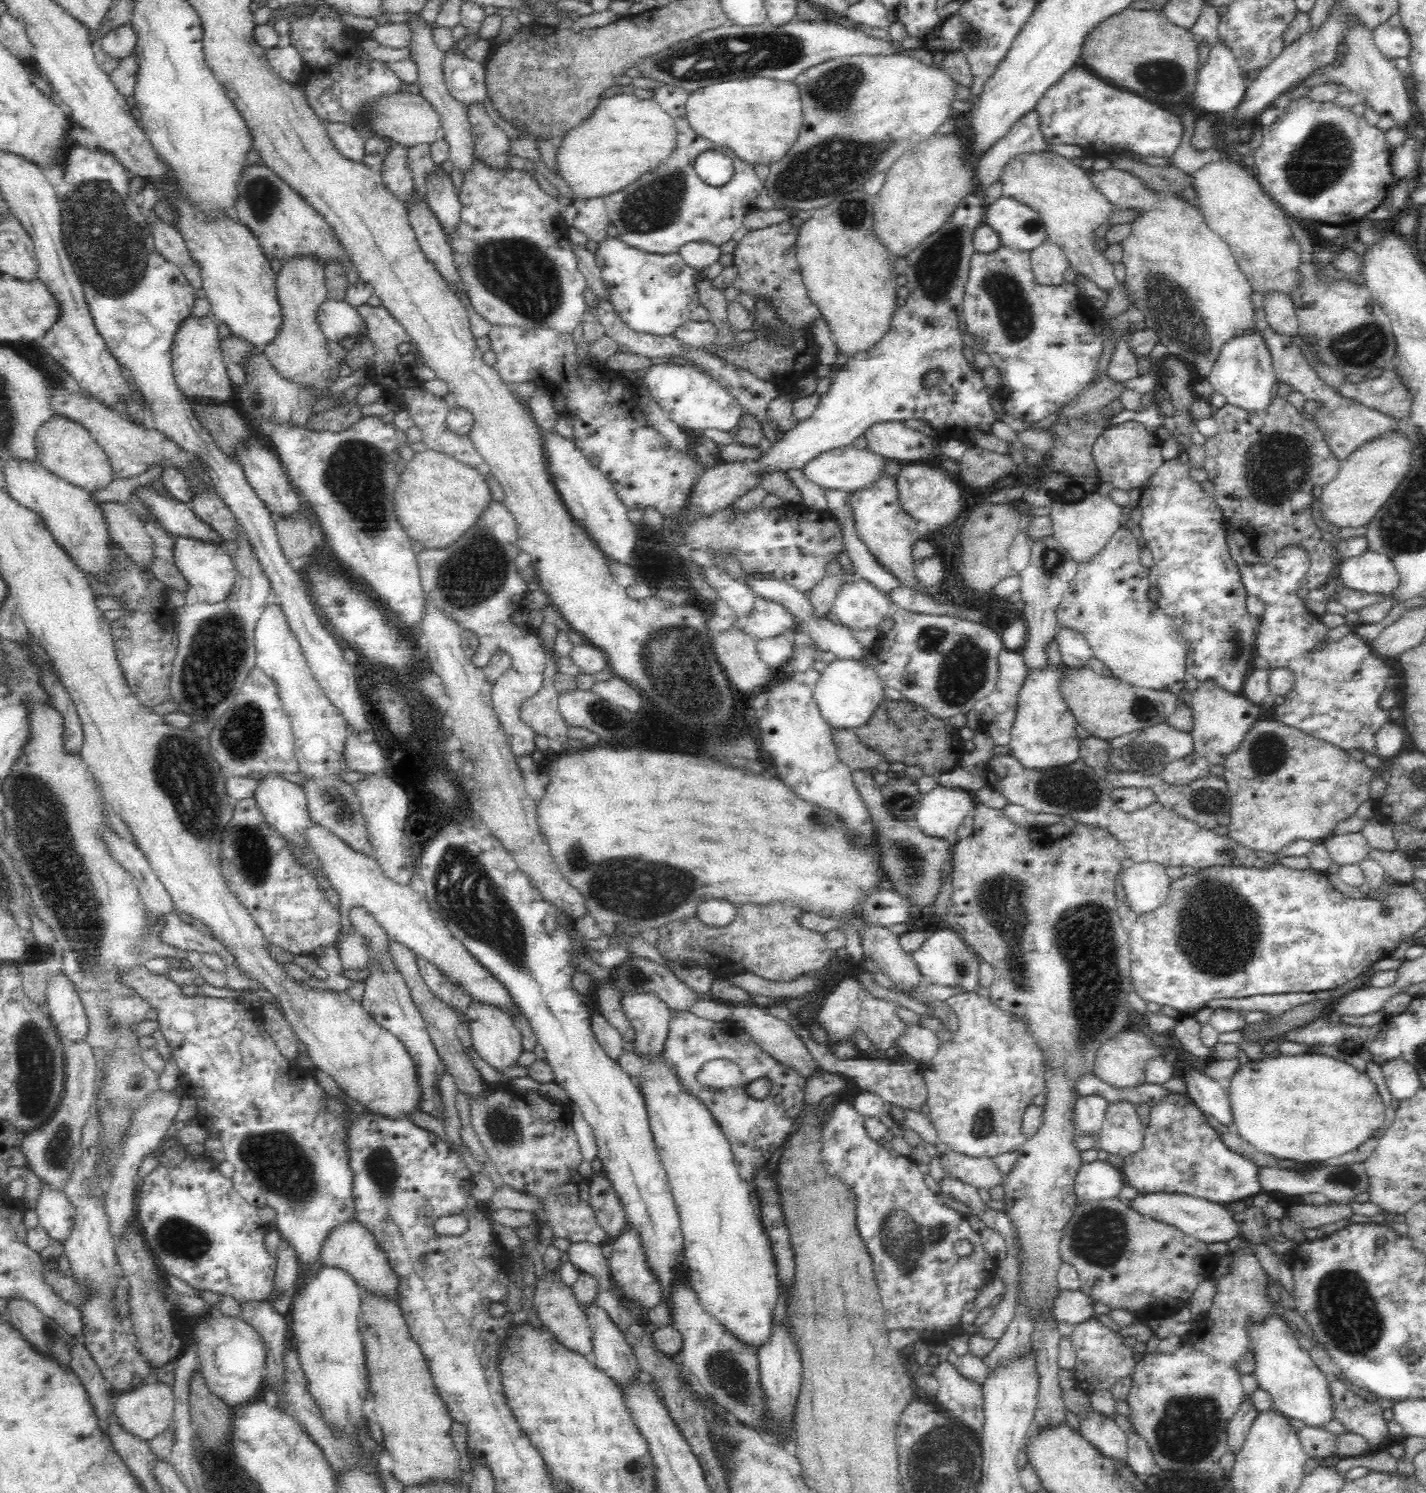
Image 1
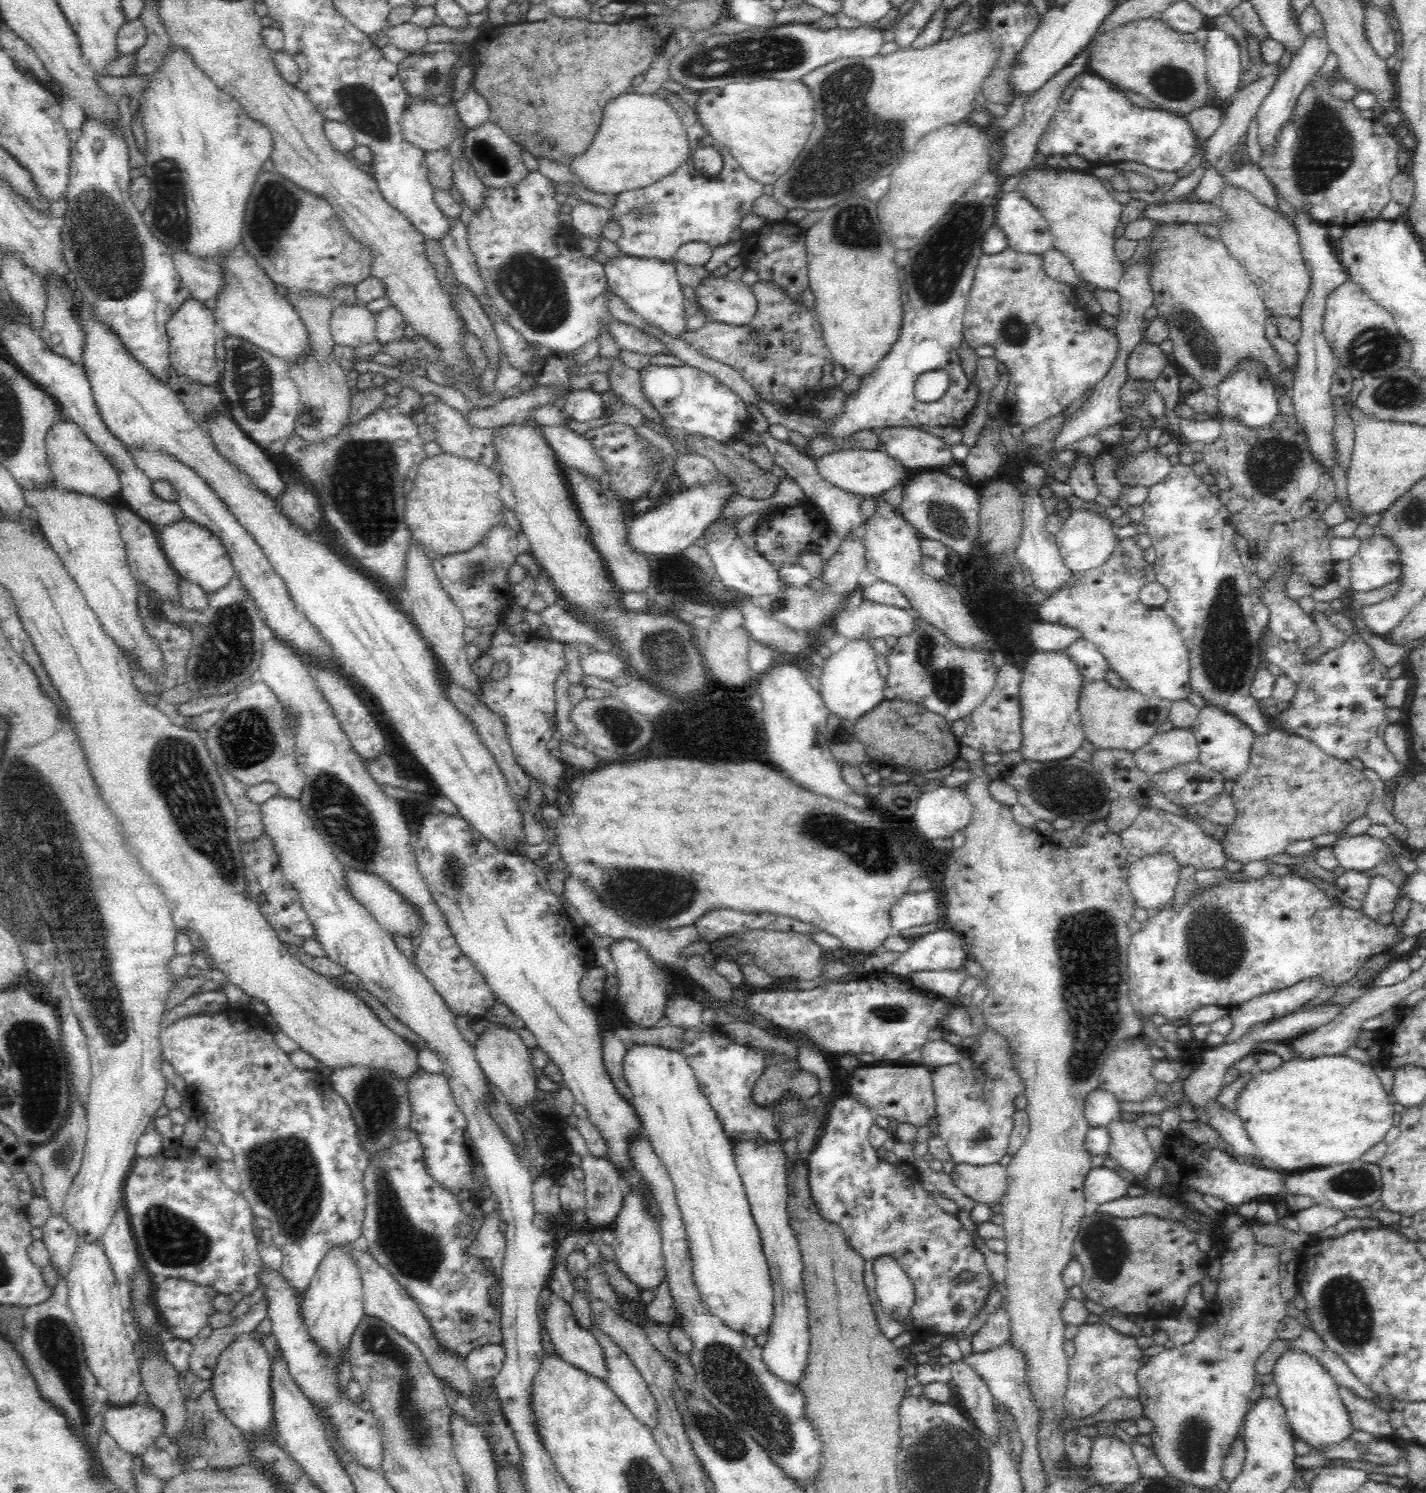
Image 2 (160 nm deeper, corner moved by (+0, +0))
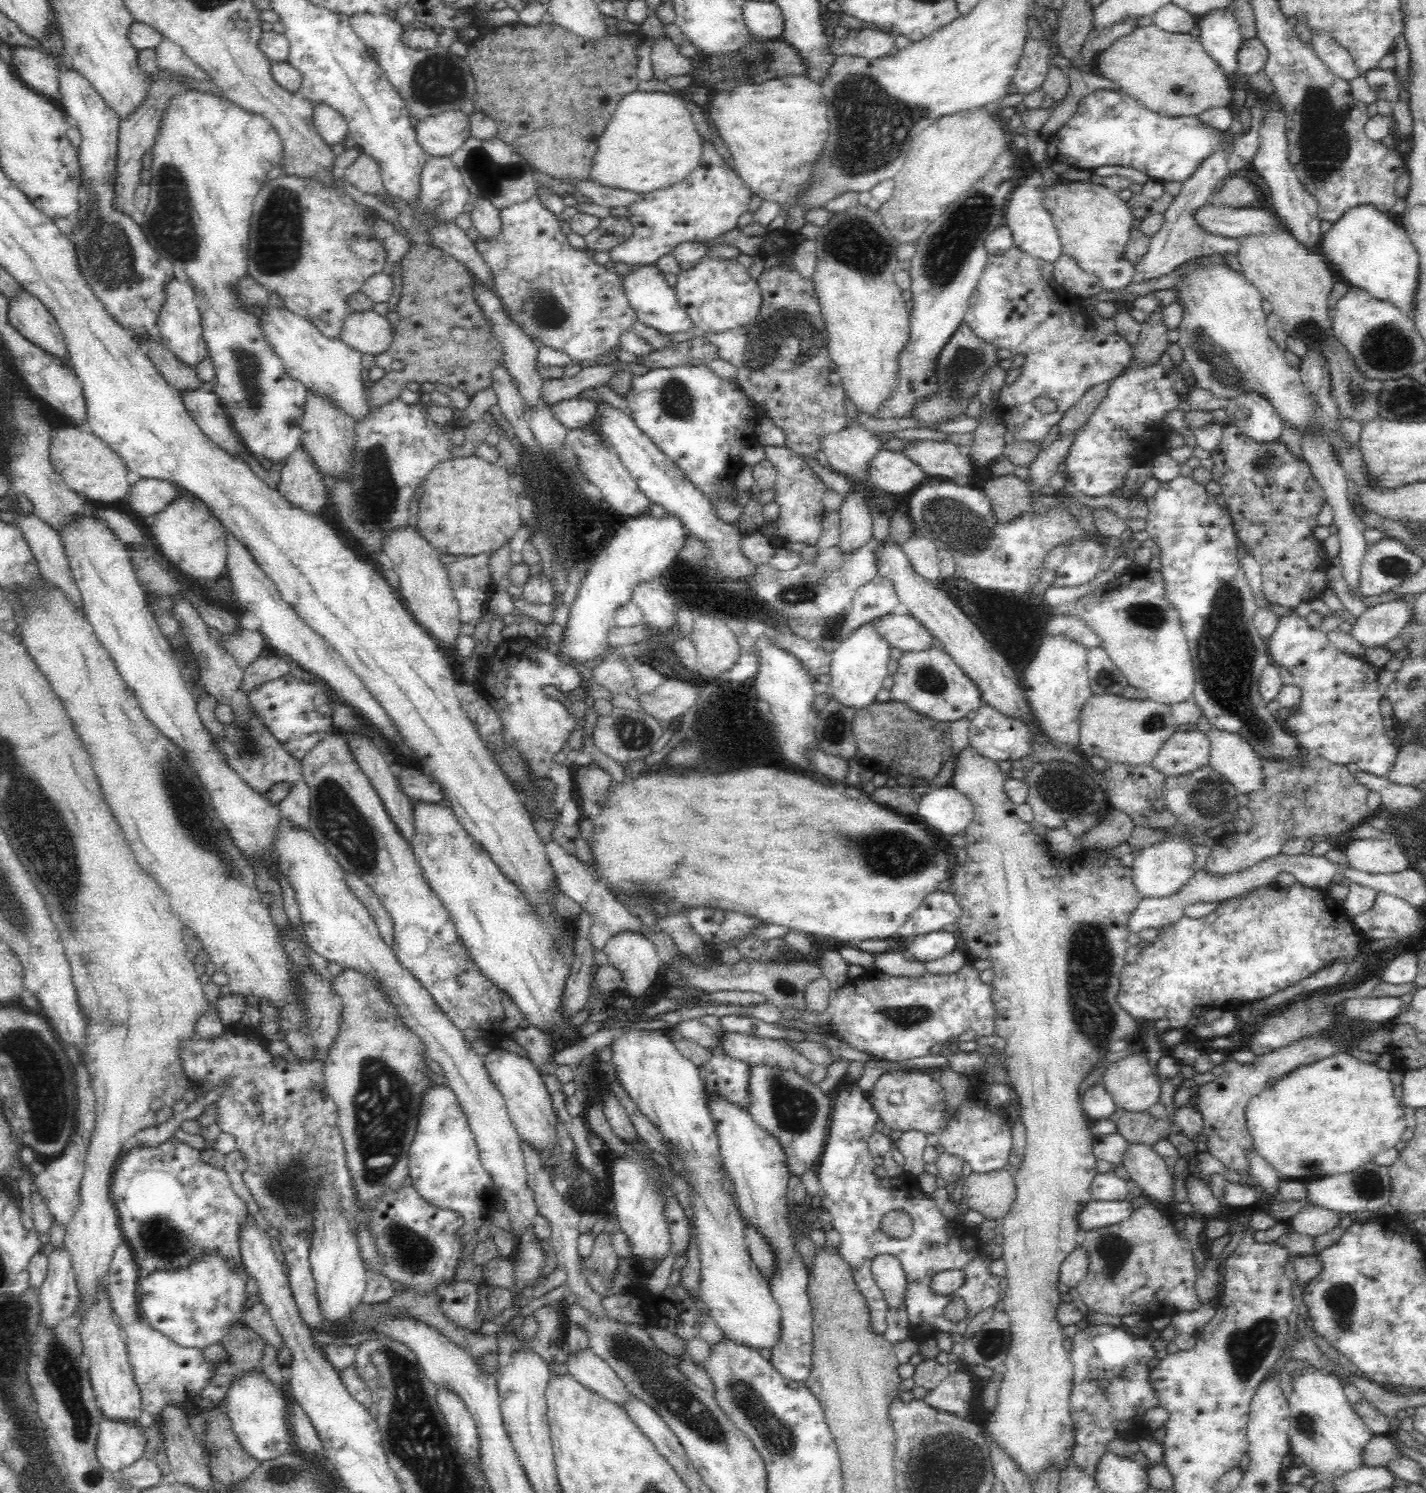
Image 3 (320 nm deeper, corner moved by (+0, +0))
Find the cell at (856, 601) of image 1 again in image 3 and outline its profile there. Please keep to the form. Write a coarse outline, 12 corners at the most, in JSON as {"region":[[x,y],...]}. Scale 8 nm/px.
{"region":[[908,614],[880,616],[877,633],[902,652],[938,644]]}

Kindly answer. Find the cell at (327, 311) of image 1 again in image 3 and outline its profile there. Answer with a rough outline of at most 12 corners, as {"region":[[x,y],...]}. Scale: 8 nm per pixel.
{"region":[[374,310],[350,312],[340,339],[363,355],[392,346],[392,323]]}

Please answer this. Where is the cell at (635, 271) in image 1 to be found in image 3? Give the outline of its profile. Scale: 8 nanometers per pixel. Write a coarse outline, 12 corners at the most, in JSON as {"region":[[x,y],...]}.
{"region":[[656,264],[622,278],[637,318],[664,335],[693,322]]}

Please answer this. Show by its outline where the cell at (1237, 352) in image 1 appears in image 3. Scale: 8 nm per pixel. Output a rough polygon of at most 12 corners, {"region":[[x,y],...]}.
{"region":[[1250,391],[1228,401],[1229,425],[1254,441],[1280,440],[1283,423]]}

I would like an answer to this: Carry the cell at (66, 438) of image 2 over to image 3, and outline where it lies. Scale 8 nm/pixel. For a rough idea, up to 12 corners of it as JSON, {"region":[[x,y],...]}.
{"region":[[87,427],[57,428],[54,471],[88,501],[128,494],[126,463]]}

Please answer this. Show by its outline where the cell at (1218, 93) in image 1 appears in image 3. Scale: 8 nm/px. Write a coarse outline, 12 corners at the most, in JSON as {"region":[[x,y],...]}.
{"region":[[1233,9],[1198,15],[1199,41],[1227,76],[1244,38]]}

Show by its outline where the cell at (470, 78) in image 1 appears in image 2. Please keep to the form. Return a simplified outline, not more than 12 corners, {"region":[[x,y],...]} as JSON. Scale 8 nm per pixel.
{"region":[[470,80],[455,101],[456,114],[470,129],[491,113],[486,97]]}

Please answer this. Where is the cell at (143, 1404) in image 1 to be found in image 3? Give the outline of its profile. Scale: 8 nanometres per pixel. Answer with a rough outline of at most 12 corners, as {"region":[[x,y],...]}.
{"region":[[103,1418],[96,1461],[116,1474],[147,1444],[132,1421]]}

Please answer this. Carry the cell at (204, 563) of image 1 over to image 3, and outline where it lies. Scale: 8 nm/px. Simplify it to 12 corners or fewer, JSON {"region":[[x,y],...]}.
{"region":[[177,493],[149,521],[184,575],[227,568],[228,531],[196,496]]}

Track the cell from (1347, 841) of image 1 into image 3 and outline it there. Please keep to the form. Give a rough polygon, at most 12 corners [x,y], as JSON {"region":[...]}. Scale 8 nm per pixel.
{"region":[[1349,840],[1350,867],[1392,874],[1409,867],[1393,840]]}

